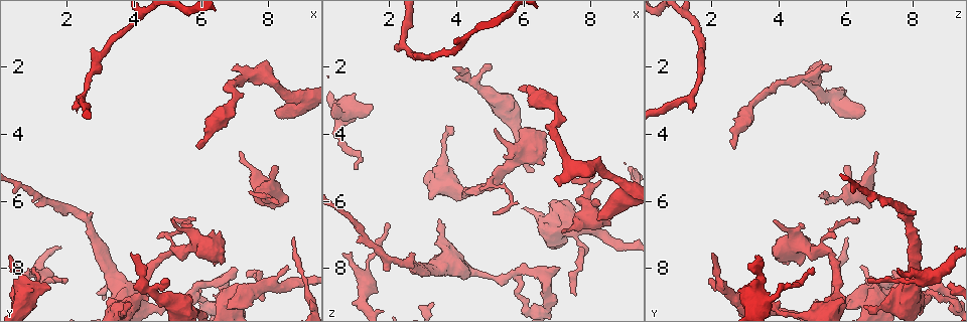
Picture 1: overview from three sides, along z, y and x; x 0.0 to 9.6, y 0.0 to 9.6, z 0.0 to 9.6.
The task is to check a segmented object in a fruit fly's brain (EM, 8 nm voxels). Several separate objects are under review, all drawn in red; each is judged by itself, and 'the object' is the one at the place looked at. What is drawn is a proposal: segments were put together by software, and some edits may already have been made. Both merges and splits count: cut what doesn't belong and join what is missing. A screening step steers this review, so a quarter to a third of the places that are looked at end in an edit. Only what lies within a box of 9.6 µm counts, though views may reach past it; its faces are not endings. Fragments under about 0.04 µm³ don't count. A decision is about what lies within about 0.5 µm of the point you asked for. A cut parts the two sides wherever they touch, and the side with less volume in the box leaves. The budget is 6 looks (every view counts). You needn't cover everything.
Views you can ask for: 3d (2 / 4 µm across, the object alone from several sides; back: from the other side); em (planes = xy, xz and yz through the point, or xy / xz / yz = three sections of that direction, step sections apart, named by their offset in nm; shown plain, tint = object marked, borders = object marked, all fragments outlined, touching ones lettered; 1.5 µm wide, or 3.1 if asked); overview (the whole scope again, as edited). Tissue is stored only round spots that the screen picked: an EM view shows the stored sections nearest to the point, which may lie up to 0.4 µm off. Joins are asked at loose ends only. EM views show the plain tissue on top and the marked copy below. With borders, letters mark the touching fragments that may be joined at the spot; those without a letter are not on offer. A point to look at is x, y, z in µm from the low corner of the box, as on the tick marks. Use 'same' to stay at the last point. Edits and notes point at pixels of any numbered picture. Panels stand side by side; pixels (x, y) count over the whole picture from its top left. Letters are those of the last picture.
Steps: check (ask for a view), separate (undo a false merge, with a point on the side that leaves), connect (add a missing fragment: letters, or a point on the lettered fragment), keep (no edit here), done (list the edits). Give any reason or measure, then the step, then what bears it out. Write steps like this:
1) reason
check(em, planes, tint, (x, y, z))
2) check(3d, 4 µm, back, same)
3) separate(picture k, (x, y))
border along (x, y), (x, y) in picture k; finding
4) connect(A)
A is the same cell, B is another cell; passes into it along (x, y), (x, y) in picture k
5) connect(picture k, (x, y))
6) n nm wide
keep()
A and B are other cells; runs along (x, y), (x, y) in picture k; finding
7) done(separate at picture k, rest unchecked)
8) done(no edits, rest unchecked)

an open end
check(em, planes, tint, (3.70, 9.00, 4.00))

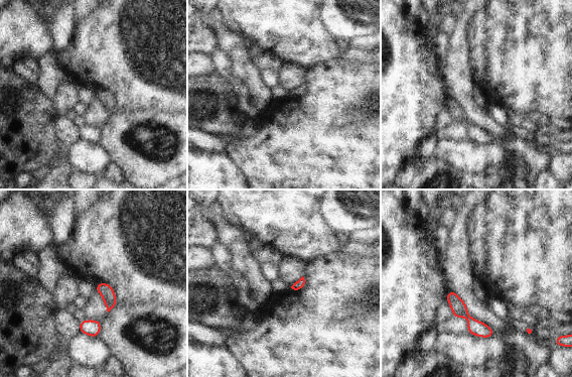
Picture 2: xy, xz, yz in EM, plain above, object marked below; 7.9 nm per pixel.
what lies round it
check(em, planes, borders, same)

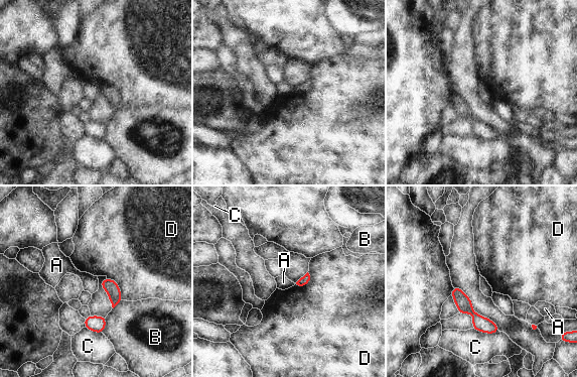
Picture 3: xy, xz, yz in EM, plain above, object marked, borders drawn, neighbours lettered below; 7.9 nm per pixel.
keep()
A, B, C and D are other cells; border along (292, 282), (293, 285) in picture 3; no lettered fragment goes on from it

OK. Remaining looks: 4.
tapers out
check(3d, 4 µm, (2.10, 3.25, 1.45))

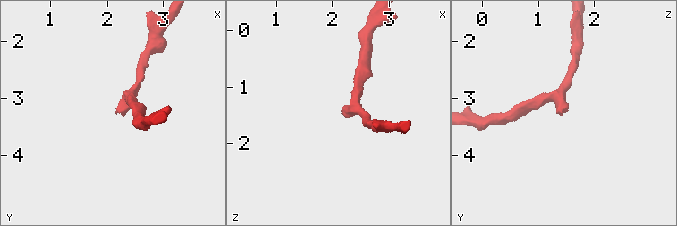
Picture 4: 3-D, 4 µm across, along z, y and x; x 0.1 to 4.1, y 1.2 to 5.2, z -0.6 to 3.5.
need the tissue
check(em, planes, tint, (2.10, 3.25, 1.40))

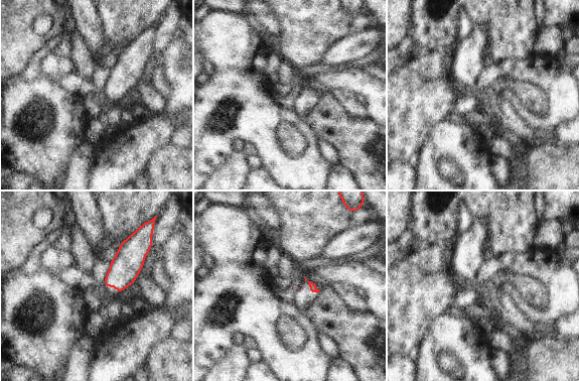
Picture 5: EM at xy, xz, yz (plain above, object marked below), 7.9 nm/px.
check(em, planes, borders, same)

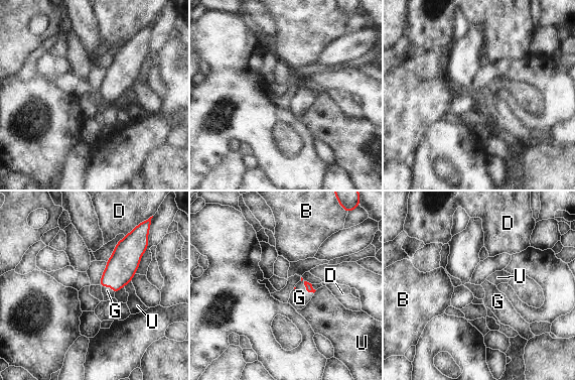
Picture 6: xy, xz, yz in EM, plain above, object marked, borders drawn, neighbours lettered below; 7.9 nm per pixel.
connect(G)
G is the same cell, B, D and U are other cells; it goes on there

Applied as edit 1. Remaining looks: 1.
done(connect at picture 6, rest unchecked)

